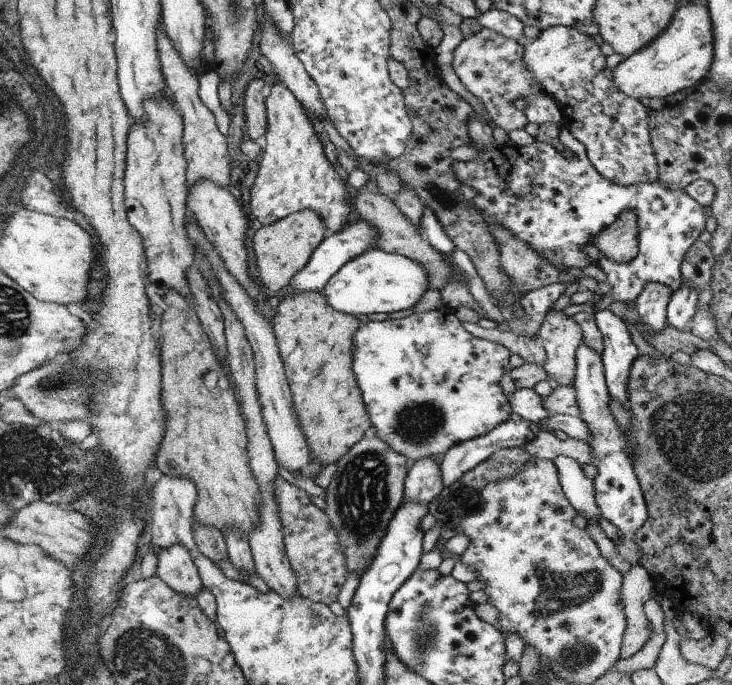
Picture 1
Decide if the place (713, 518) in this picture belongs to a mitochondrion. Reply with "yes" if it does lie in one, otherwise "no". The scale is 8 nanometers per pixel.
no

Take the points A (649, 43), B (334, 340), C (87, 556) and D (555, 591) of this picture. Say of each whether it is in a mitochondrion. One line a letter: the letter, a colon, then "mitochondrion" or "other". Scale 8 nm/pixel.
A: other
B: other
C: other
D: mitochondrion

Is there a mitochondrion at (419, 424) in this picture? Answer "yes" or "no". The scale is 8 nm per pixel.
yes

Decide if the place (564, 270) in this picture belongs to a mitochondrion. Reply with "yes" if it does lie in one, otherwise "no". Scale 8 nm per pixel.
no

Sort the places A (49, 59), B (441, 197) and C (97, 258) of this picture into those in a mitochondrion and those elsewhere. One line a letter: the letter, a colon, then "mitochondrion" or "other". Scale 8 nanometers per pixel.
A: other
B: mitochondrion
C: other

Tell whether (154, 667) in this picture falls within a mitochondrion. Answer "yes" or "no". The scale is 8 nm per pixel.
yes

